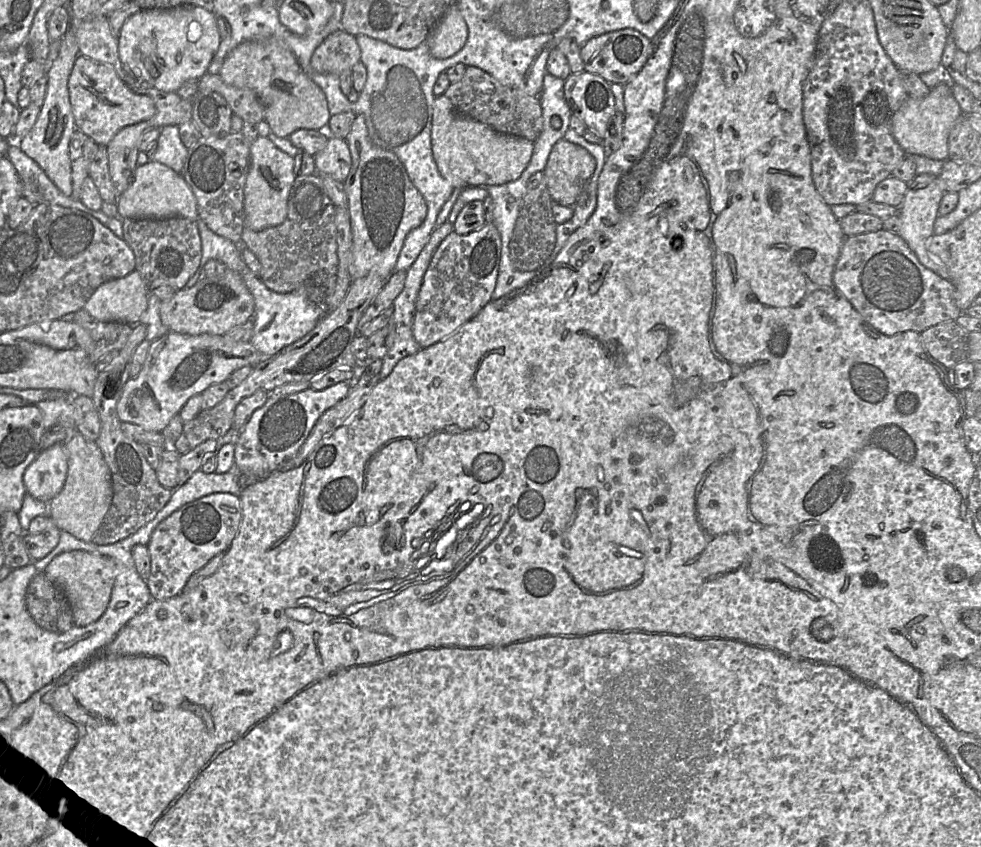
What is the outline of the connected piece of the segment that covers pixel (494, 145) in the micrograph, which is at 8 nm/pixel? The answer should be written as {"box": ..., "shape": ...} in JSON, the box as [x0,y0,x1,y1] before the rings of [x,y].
{"box":[431,96,534,188],"shape":[[[447,96],[435,97],[431,126],[432,154],[441,176],[453,188],[501,185],[520,177],[530,162],[534,142],[502,134],[486,124],[456,113]]]}

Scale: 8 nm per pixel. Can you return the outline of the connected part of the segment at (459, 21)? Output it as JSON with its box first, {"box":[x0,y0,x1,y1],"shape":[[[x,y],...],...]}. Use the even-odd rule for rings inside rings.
{"box":[427,4,468,59],"shape":[[[452,4],[427,37],[430,53],[445,59],[457,53],[468,37],[467,24],[457,7]]]}

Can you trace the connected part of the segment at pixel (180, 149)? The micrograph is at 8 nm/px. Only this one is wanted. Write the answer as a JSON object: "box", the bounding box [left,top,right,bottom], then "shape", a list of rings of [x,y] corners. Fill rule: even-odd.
{"box":[150,125,188,173],"shape":[[[168,125],[160,128],[157,149],[150,160],[162,163],[181,173],[187,154],[188,149],[181,141],[178,126]]]}

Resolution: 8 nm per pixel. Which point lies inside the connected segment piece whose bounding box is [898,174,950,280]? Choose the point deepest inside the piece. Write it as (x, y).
(919, 210)

